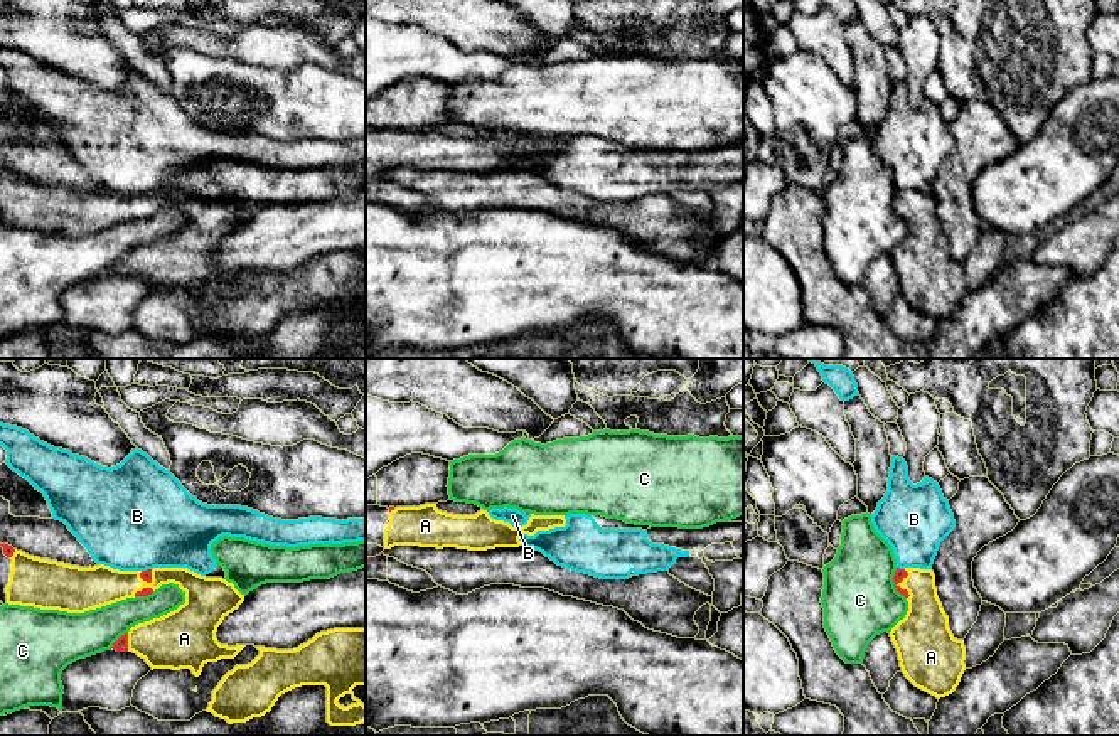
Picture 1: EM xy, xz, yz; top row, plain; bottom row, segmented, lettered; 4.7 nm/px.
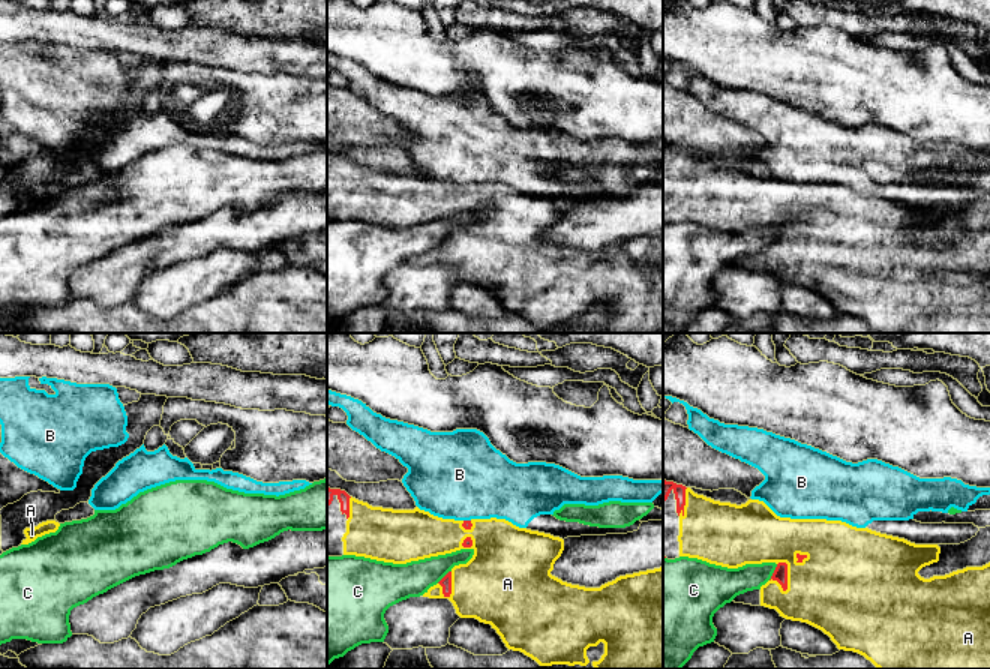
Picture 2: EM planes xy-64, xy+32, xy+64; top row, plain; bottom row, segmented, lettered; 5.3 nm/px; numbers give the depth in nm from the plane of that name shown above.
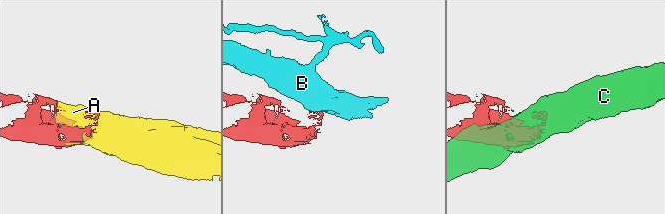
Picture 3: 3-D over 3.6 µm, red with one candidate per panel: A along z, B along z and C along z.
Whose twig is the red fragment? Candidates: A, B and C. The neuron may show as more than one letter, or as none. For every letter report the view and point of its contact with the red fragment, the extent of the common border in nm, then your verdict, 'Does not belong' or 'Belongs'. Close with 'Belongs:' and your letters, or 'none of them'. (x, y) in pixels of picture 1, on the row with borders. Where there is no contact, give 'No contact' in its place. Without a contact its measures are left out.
A: Touches red at yz (899, 586). Shared border 140 nm. Belongs
B: Touches red at yz (899, 568). Shared border 40 nm. Does not belong
C: Touches red at yz (894, 581). Shared border 160 nm. Does not belong
Belongs: A

